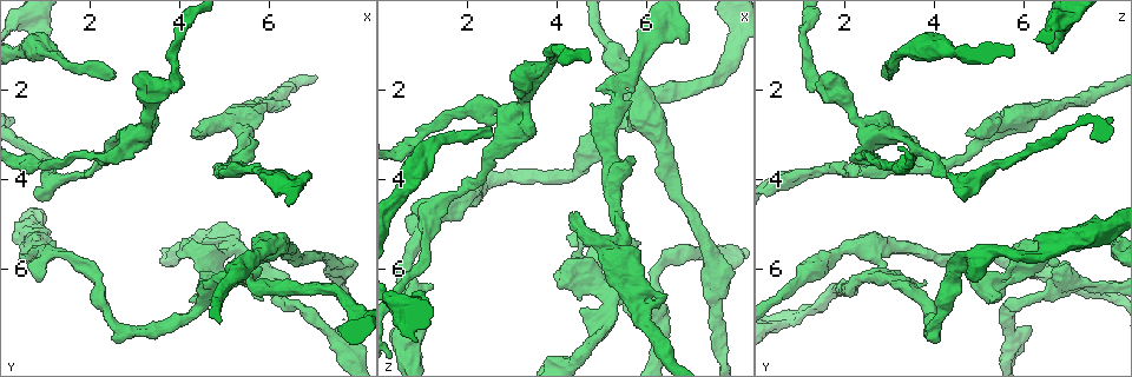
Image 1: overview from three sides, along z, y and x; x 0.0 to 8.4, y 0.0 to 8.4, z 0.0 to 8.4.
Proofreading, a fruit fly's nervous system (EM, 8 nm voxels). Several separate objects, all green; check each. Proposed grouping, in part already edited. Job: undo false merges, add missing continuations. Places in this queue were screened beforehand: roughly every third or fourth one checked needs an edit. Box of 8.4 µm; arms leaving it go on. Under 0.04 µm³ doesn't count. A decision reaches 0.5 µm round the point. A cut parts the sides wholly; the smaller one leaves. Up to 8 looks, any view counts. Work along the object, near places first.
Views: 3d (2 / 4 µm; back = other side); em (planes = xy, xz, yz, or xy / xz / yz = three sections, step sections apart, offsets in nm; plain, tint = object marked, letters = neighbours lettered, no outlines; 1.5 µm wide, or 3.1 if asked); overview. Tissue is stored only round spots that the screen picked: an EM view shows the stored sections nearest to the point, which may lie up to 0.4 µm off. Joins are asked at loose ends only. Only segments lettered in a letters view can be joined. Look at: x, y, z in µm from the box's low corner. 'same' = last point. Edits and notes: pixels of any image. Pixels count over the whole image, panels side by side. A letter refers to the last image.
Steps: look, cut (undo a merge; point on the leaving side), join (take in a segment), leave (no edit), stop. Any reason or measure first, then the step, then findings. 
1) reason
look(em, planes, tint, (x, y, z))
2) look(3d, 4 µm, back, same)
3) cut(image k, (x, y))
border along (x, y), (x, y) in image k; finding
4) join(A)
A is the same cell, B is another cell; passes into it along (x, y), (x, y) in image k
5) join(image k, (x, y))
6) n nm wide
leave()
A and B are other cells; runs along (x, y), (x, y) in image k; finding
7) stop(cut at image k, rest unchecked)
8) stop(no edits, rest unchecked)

an open end
look(3d, 2 µm, (5.65, 3.10, 3.45))

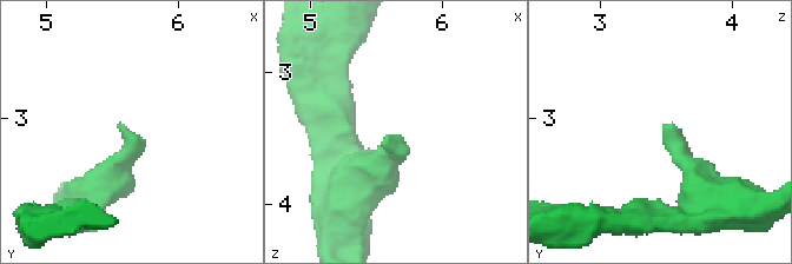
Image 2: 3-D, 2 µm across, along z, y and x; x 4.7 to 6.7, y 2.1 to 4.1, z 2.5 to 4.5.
look(em, planes, letters, (5.58, 3.04, 3.48))

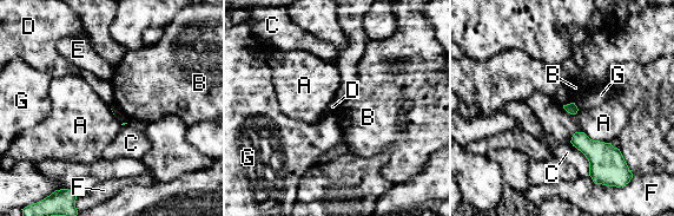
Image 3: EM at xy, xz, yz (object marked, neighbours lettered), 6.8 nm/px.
A touches over 280 nm
leave()
A, B, C, D, E, F and G are other cells; none of them fits

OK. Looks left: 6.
a narrow waist
look(3d, 4 µm, (5.75, 5.70, 2.65))

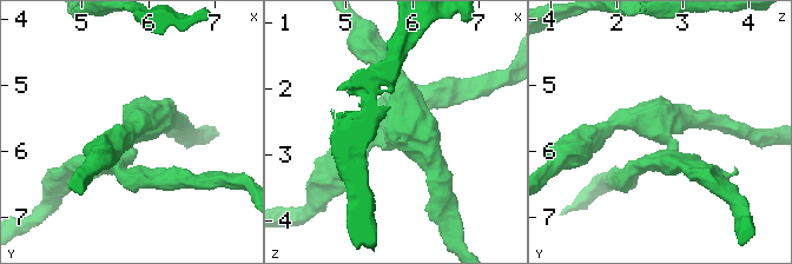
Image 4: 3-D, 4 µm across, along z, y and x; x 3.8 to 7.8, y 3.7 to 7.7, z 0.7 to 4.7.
3 arms; arms of 240, 280, 320 nm
look(em, xz, step 4, tint, (5.75, 5.65, 2.70))

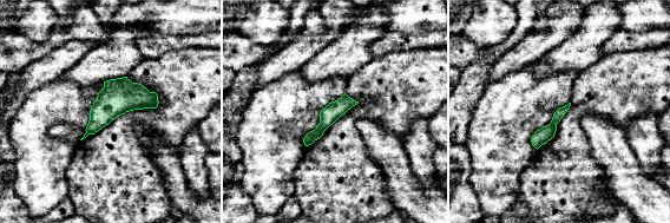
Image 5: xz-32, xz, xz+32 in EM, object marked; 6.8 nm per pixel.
look(em, planes, letters, same)

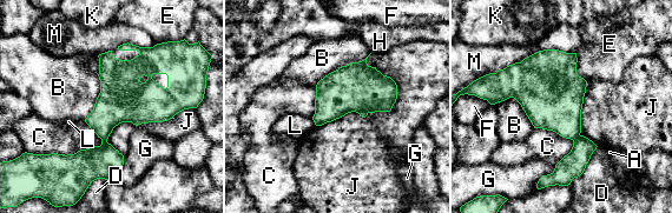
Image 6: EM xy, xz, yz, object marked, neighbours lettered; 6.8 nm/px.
300 nm wide
cut(image 6, (557, 107))
A, B, C, D, E, F, G, H, J, K, L and M are other cells; two neurons meet here

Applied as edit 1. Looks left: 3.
look(overview)

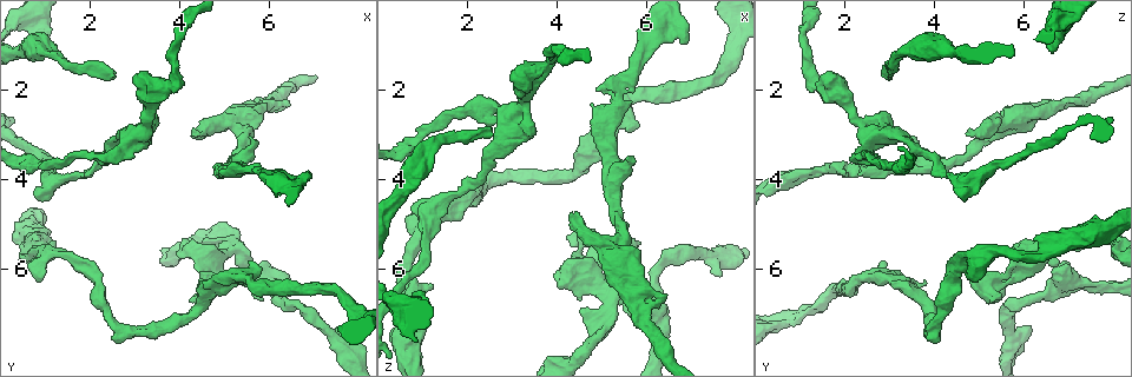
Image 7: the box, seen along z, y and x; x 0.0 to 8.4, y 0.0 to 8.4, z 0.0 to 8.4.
free end
look(3d, 2 µm, back, (0.75, 1.10, 6.55))

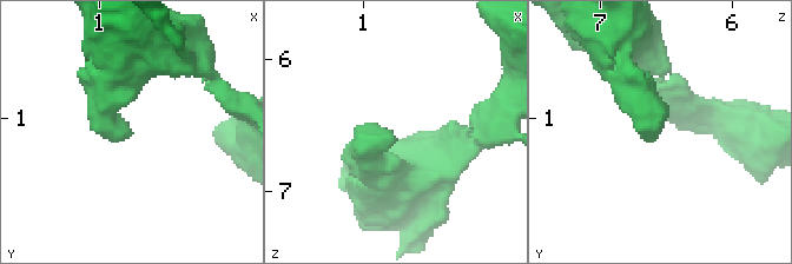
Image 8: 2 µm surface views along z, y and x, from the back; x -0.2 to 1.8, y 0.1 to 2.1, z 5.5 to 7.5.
now the EM
look(em, planes, letters, (0.74, 1.12, 6.58))

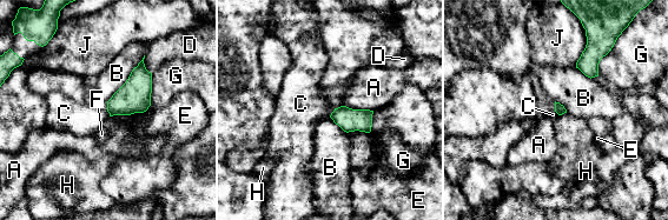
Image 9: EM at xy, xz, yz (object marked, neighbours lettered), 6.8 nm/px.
leave()
A, B, C, D, E, F, G, H and J are other cells; border along (106, 111), (110, 115) in image 9; none of them fits

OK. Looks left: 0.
stop(cut at image 6, rest unchecked)

